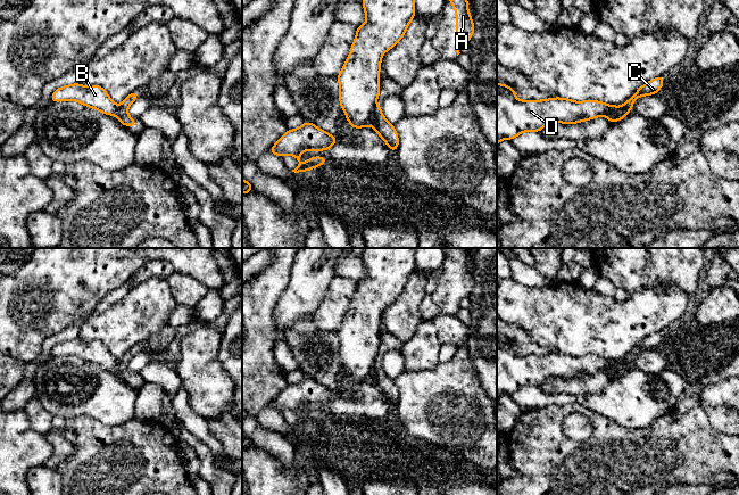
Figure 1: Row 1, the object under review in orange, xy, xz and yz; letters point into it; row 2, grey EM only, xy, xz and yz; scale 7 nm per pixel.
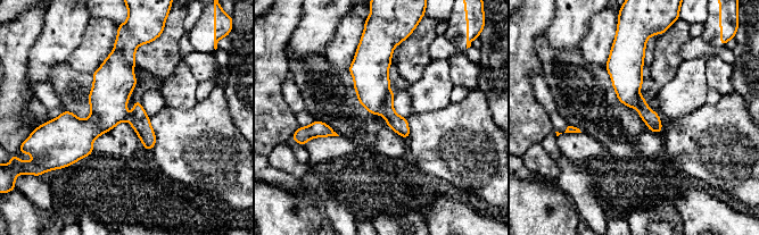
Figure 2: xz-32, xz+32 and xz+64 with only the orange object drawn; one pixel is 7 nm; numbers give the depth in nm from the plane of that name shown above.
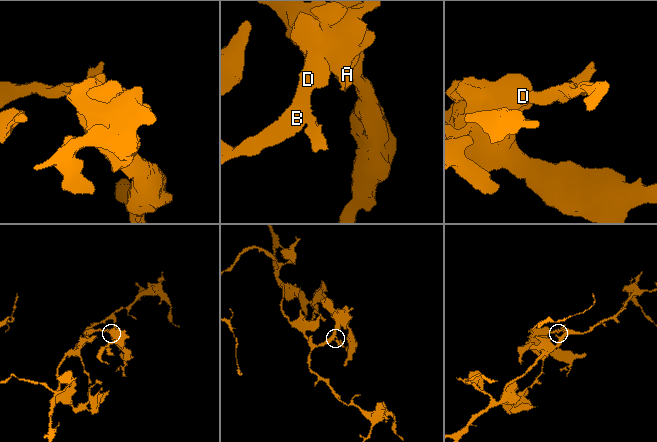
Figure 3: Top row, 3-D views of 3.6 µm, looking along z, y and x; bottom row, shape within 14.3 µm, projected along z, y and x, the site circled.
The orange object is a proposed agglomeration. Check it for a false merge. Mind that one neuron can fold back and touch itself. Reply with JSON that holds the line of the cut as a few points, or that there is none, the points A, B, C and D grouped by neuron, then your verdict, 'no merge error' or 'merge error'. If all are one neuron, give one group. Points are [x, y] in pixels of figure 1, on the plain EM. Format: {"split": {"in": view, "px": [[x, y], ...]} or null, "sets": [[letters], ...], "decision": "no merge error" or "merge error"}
{"split": {"in": "xz", "px": [[374, 362], [370, 379]]}, "sets": [["A", "B", "D"], ["C"]], "decision": "merge error"}

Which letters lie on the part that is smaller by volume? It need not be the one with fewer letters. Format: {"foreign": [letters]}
{"foreign": ["C"]}

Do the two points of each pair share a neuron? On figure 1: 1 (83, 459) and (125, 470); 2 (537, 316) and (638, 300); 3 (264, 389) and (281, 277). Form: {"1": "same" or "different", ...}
{"1": "same", "2": "same", "3": "same"}

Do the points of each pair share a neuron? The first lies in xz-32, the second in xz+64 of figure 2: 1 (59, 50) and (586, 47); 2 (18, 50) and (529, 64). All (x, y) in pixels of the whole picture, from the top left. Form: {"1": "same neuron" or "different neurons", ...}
{"1": "different neurons", "2": "same neuron"}

